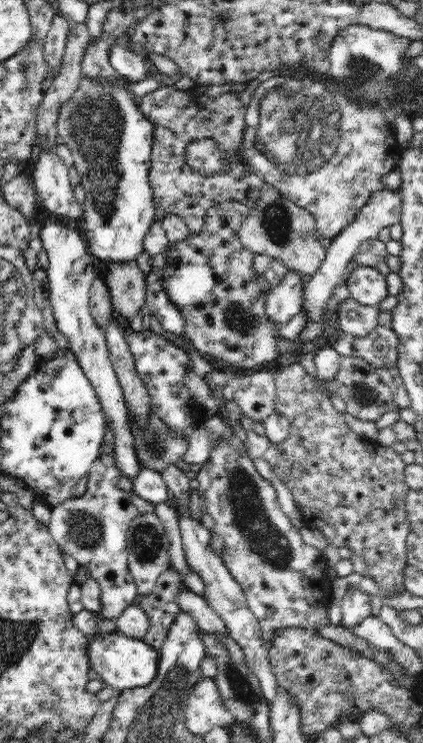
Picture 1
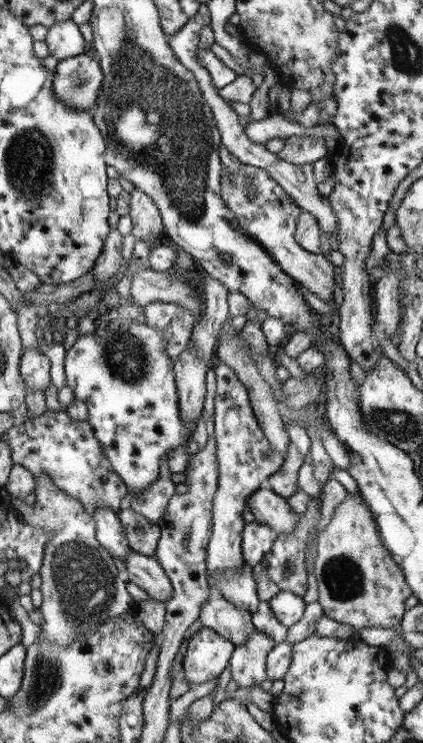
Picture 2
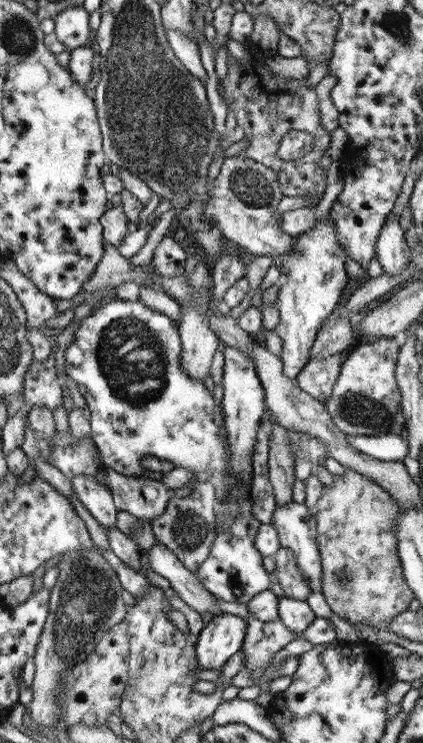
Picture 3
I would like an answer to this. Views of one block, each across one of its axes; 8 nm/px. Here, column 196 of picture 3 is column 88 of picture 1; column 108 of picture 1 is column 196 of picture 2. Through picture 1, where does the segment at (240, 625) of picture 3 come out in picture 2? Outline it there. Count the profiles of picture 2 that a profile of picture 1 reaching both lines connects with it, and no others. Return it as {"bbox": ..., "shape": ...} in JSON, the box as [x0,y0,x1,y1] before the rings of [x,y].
{"bbox":[182,627,234,686],"shape":[[[201,627],[190,636],[182,658],[183,680],[194,686],[216,679],[228,665],[234,644],[214,630]]]}

